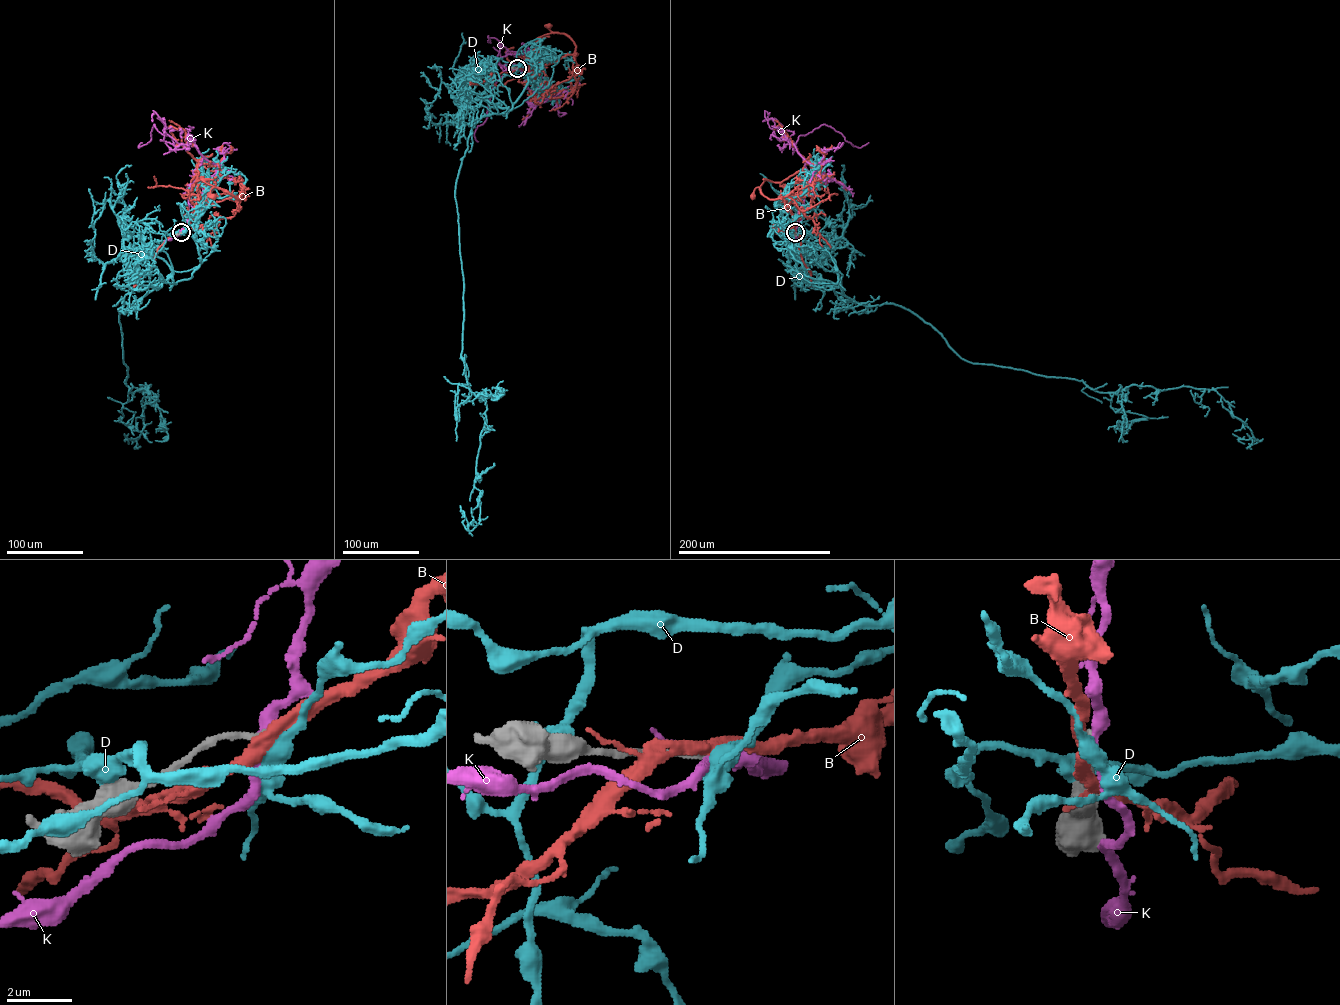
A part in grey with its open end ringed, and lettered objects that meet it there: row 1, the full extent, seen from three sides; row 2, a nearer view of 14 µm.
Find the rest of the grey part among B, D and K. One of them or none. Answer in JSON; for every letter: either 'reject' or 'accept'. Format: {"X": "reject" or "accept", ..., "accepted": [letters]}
{"B": "reject", "D": "reject", "K": "reject", "accepted": []}

